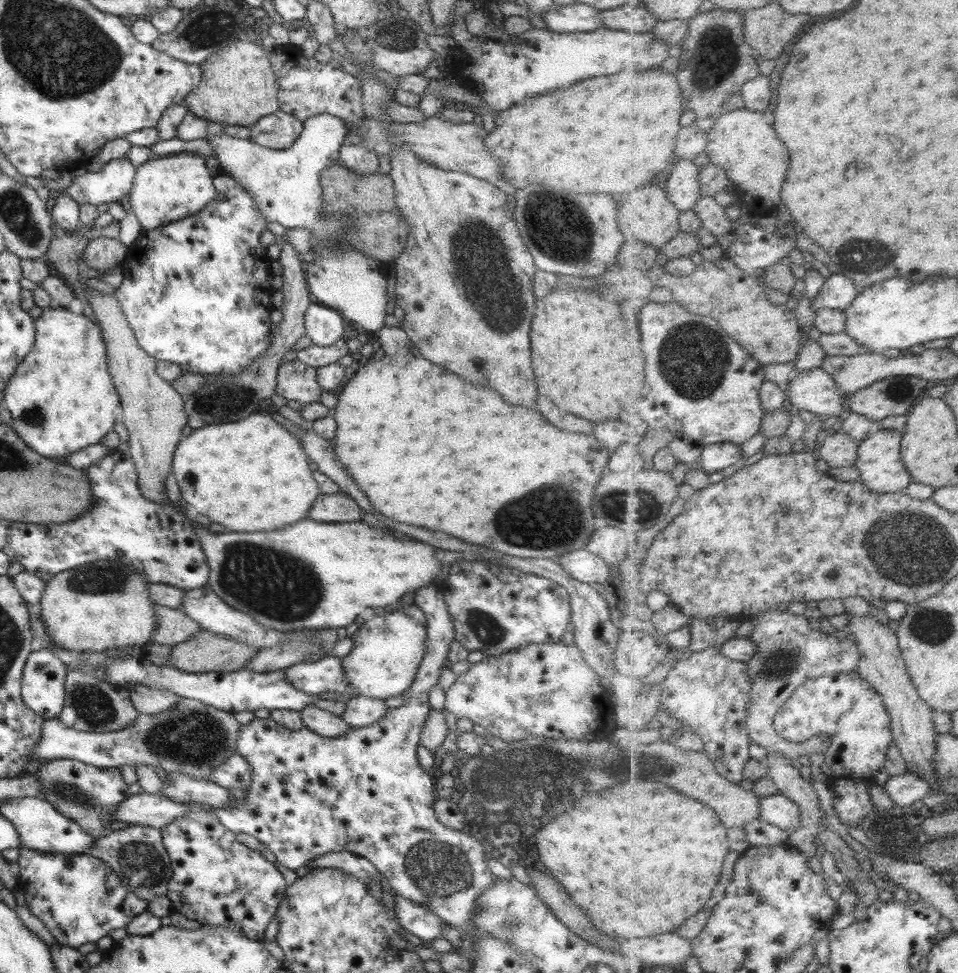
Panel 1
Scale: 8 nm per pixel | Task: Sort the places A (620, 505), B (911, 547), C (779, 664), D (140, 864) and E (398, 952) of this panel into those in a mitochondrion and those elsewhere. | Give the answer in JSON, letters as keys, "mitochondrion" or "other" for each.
{"A":"mitochondrion","B":"mitochondrion","C":"mitochondrion","D":"mitochondrion","E":"other"}

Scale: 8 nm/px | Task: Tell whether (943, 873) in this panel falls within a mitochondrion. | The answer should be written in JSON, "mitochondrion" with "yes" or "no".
{"mitochondrion":"no"}

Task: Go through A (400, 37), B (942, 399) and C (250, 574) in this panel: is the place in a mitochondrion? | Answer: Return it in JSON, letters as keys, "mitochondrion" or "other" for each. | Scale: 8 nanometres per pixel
{"A":"mitochondrion","B":"other","C":"mitochondrion"}

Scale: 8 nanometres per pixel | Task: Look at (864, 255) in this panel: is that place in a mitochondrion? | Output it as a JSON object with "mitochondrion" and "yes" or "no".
{"mitochondrion":"yes"}

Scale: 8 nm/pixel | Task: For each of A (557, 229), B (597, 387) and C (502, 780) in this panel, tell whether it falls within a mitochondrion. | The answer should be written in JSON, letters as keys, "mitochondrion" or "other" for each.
{"A":"mitochondrion","B":"other","C":"mitochondrion"}

